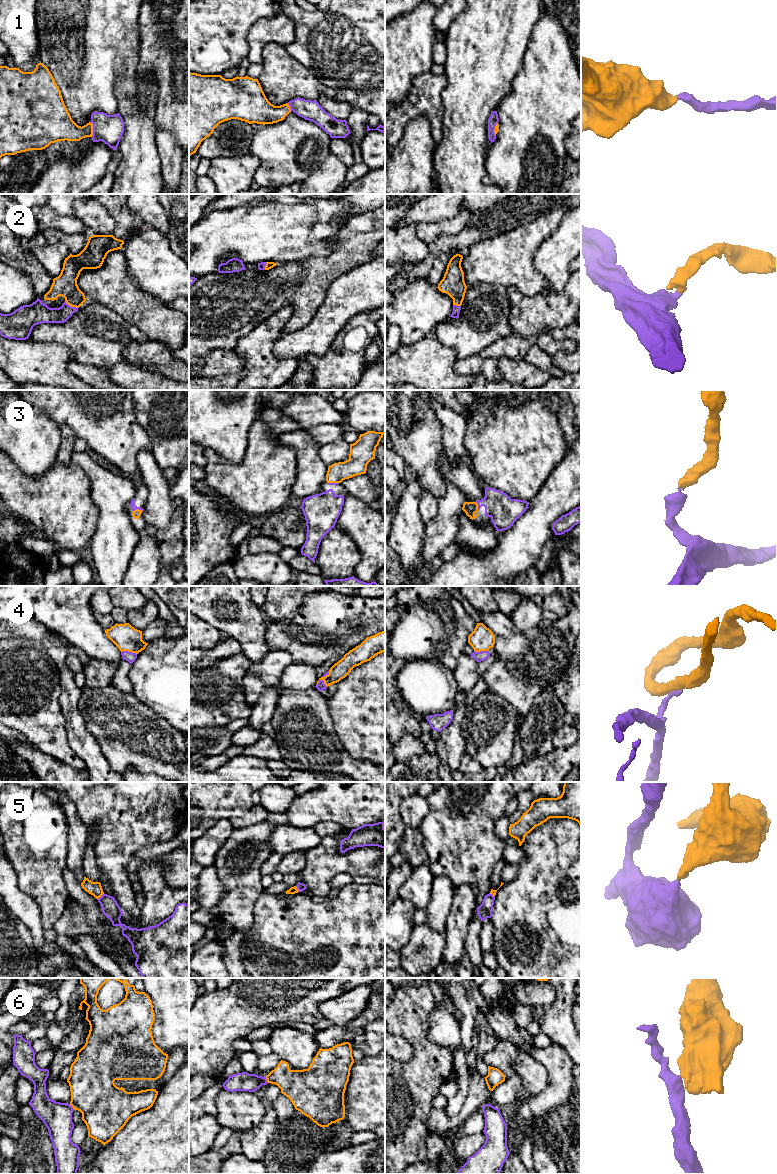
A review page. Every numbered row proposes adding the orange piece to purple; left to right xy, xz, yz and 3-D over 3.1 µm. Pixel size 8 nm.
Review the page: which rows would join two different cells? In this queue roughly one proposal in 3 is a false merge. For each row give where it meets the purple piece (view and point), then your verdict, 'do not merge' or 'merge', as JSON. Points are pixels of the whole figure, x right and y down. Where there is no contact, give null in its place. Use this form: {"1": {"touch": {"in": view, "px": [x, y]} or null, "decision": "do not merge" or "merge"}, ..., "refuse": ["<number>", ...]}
{"1": {"touch": {"in": "xy", "px": [93, 129]}, "decision": "merge"}, "2": {"touch": {"in": "xy", "px": [70, 306]}, "decision": "merge"}, "3": {"touch": {"in": "xy", "px": [137, 508]}, "decision": "merge"}, "4": {"touch": {"in": "xy", "px": [129, 652]}, "decision": "do not merge"}, "5": {"touch": {"in": "xy", "px": [101, 896]}, "decision": "do not merge"}, "6": {"touch": {"in": "xz", "px": [266, 1080]}, "decision": "do not merge"}, "refuse": ["4", "5", "6"]}

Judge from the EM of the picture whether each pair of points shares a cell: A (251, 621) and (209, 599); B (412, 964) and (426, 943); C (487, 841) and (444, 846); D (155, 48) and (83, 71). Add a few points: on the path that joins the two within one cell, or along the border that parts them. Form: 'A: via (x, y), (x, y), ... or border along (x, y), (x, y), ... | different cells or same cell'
A: via (239, 617), (230, 609), (214, 609) | same cell
B: via (416, 959), (426, 948) | same cell
C: via (476, 845), (455, 846) | same cell
D: border along (138, 29), (139, 62), (135, 76) | different cells

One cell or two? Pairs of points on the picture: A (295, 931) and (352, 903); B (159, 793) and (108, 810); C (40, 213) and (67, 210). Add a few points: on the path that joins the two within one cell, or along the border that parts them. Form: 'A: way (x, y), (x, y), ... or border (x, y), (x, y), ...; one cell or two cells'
A: way (309, 931), (324, 931), (338, 917); one cell
B: way (146, 793), (125, 793), (121, 797); one cell
C: border (47, 204), (60, 214), (74, 215); two cells

